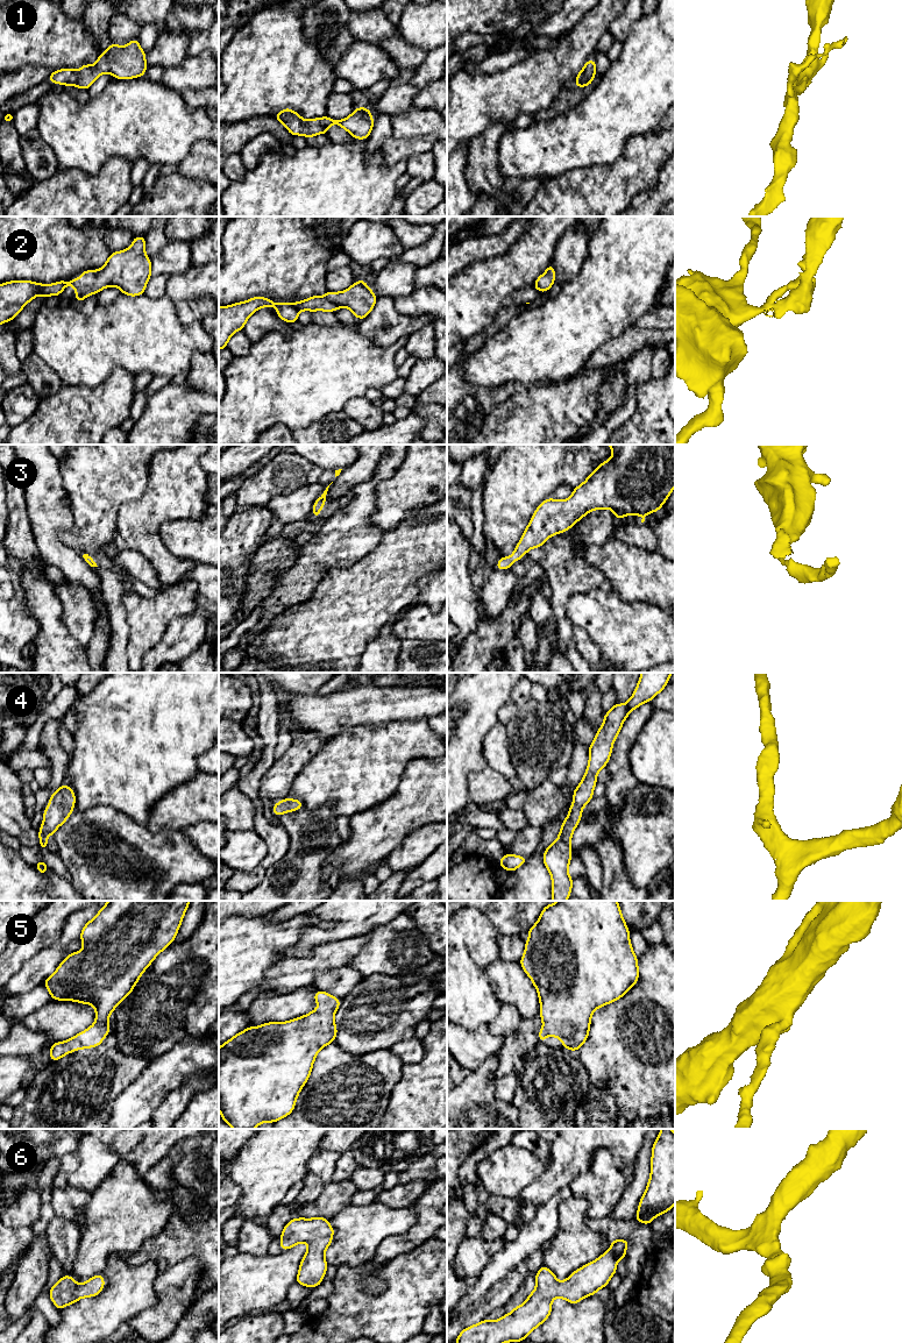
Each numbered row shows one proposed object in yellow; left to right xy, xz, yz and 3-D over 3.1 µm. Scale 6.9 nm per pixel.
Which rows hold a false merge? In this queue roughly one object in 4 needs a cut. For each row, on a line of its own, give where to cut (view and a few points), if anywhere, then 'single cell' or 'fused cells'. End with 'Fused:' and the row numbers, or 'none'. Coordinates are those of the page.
1: no cut | single cell
2: xy (68, 282), (62, 289) | fused cells
3: no cut | single cell
4: no cut | single cell
5: no cut | single cell
6: no cut | single cell
Fused: 2

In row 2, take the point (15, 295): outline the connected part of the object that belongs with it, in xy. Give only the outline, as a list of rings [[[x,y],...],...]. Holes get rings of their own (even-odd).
[[[10,280],[0,285],[0,325],[13,320],[38,294],[48,298],[59,296],[66,280],[40,284],[31,280]]]

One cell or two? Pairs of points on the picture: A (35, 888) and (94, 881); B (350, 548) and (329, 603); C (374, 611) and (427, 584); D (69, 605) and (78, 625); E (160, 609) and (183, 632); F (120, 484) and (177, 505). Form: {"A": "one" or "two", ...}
{"A": "two", "B": "two", "C": "two", "D": "one", "E": "two", "F": "two"}

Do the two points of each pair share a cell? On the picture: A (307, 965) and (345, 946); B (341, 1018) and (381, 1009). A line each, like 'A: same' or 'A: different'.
A: same
B: same

